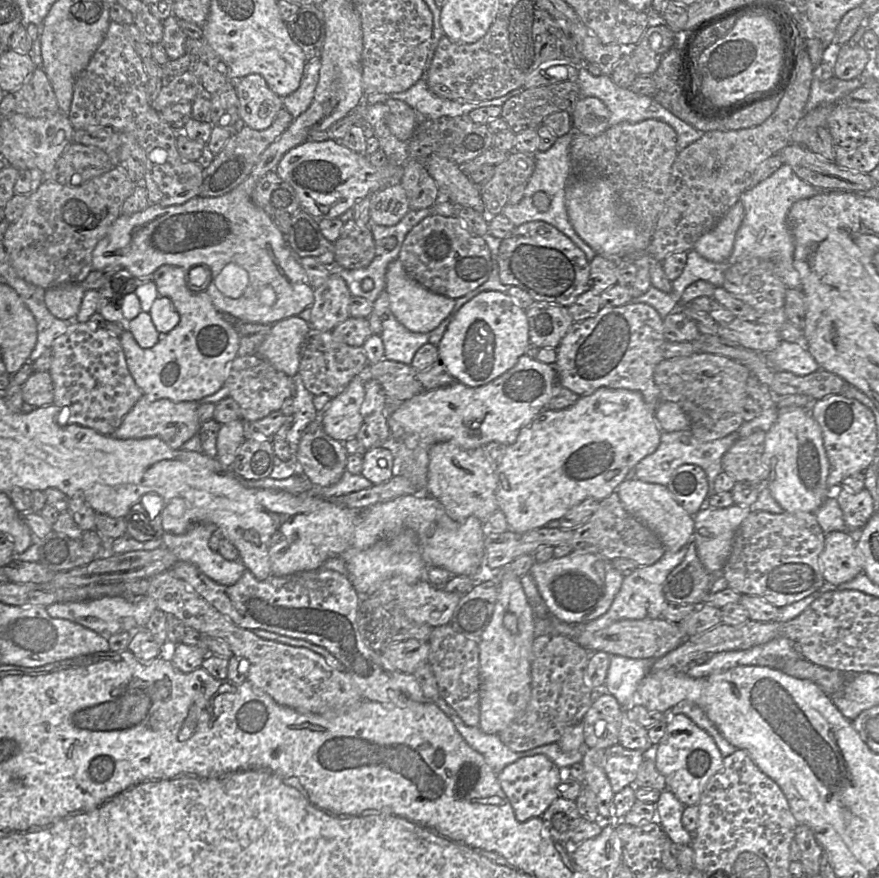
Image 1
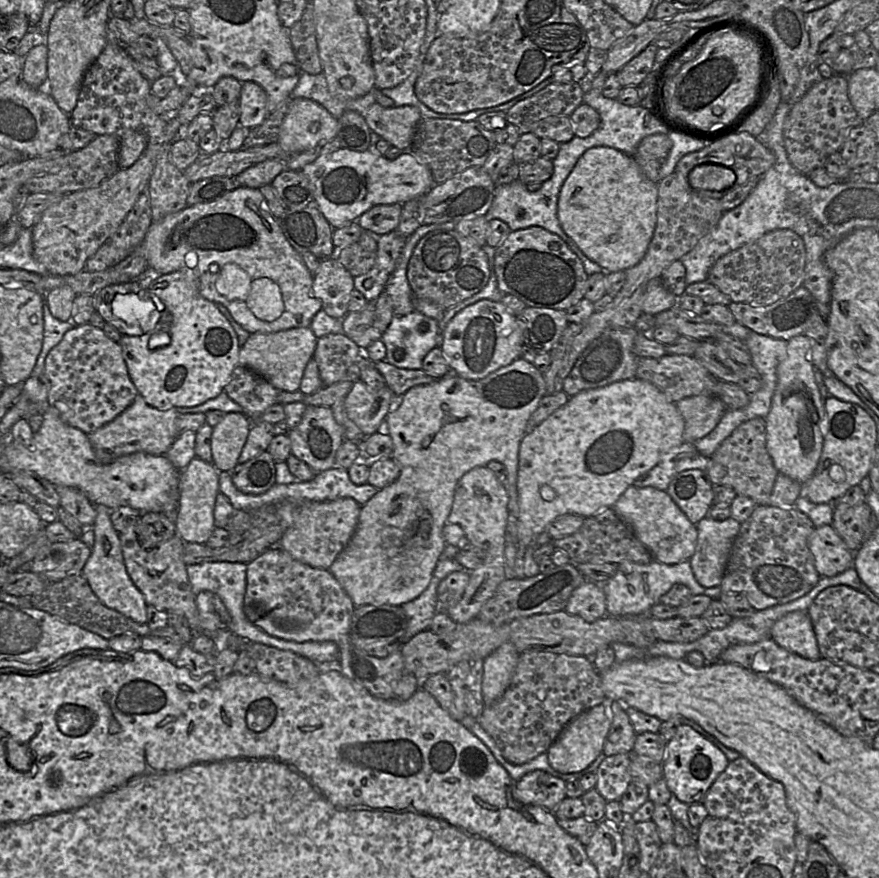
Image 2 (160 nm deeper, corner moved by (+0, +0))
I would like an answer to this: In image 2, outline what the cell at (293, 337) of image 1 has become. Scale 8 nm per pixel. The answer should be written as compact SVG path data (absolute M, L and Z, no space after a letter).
M310 327L292 328L272 333L253 333L240 347L238 364L266 379L276 389L299 390L304 370L313 357L317 338Z

